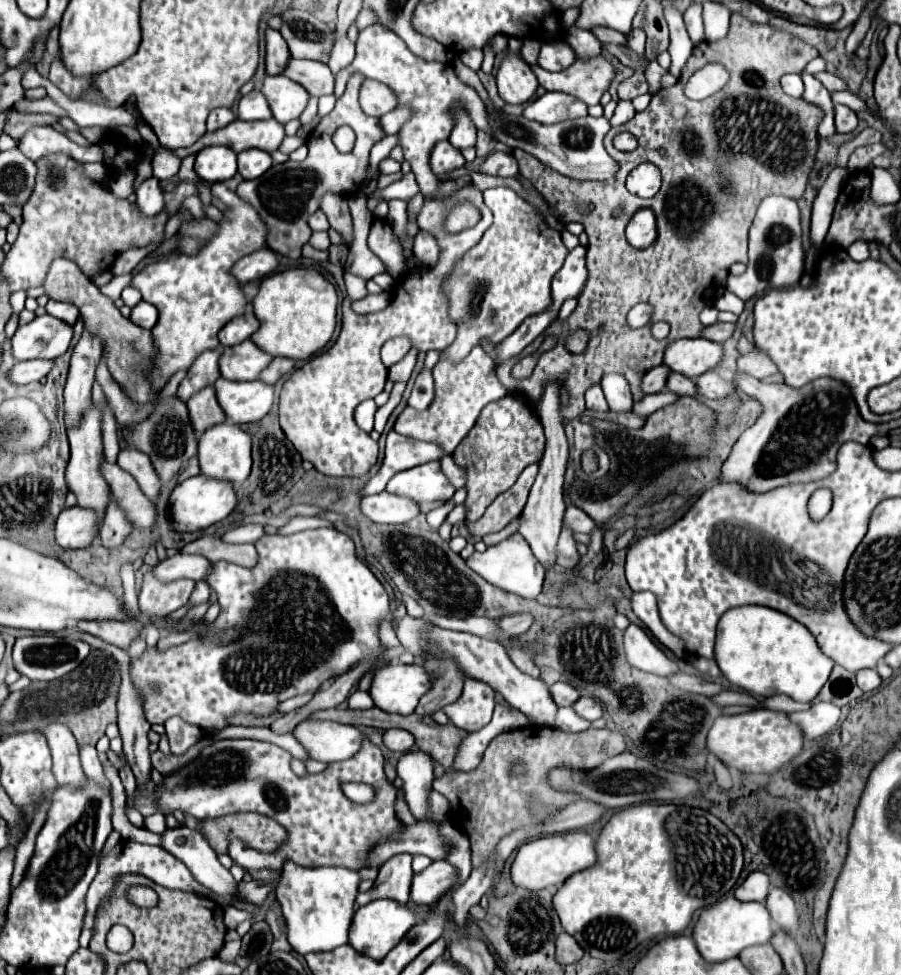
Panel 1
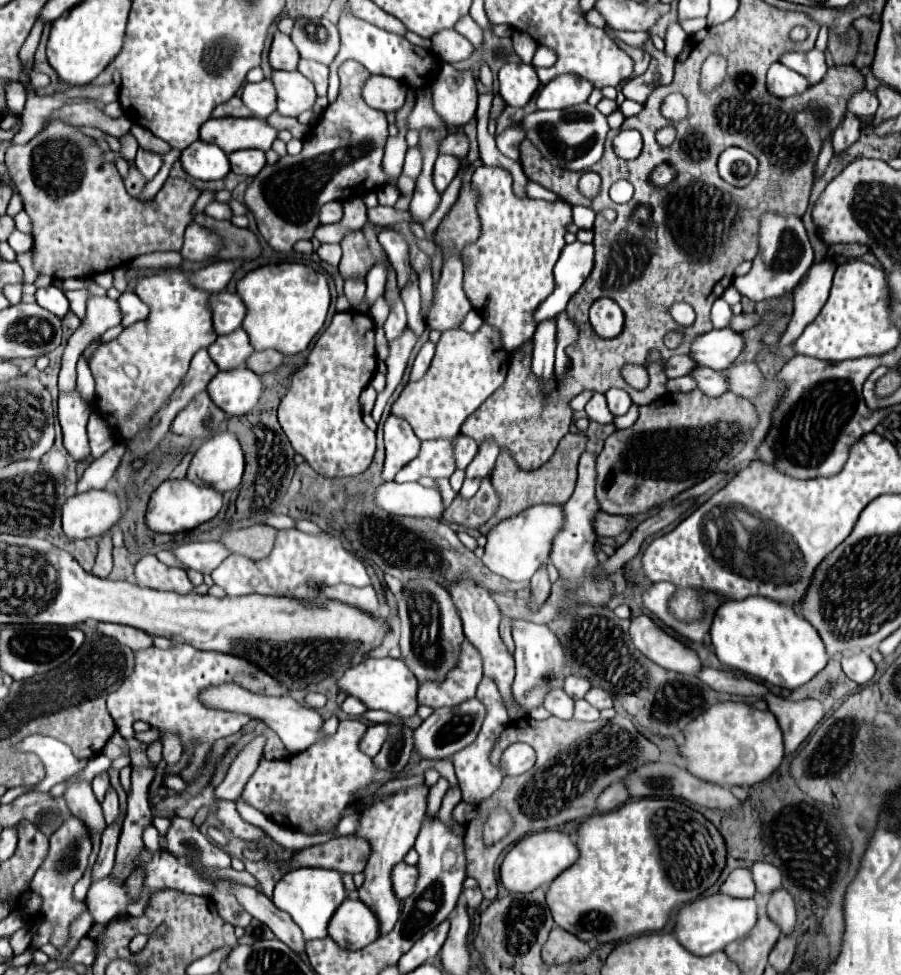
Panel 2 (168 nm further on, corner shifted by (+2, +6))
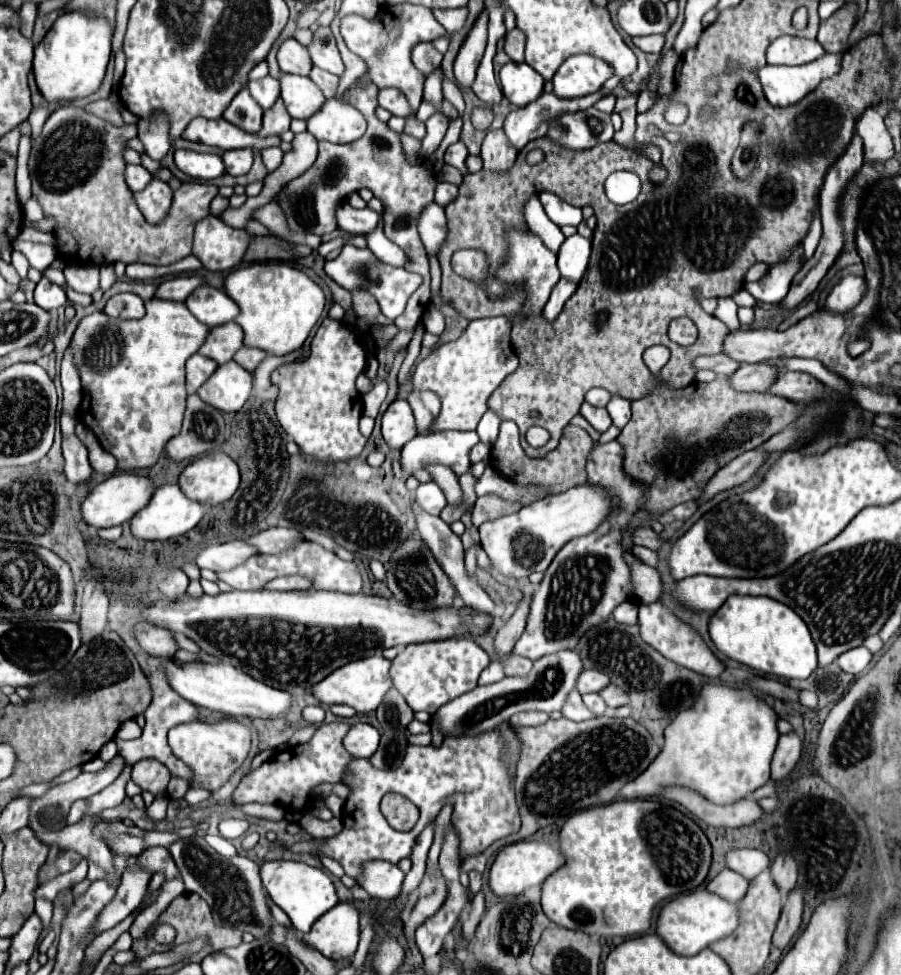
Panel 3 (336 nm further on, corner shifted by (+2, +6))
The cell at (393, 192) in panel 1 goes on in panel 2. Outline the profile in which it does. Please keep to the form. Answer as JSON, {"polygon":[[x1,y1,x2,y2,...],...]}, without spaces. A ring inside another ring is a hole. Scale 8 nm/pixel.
{"polygon":[[409,148,407,156,405,156,405,166,403,166,403,174,409,178,417,178,421,172,421,152,417,152,417,148]]}

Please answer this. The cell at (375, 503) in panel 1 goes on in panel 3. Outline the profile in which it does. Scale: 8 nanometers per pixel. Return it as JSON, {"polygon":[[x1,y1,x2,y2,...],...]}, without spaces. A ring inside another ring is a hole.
{"polygon":[[435,482,419,484,413,496,421,504,421,508,425,508,429,514,435,514,435,516,439,516,439,512,447,505,445,495,441,492,441,488,437,488]]}

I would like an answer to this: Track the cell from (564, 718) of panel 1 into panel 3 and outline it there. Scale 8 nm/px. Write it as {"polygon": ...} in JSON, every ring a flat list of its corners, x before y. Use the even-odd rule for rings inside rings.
{"polygon":[[591,692,591,694,583,694,583,702,585,702,595,714,605,714,605,710,607,710,605,700,603,700,599,694,595,694,595,692]]}

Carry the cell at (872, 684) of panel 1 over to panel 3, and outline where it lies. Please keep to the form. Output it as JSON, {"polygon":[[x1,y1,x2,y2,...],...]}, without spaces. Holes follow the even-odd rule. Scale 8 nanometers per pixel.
{"polygon":[[859,646,859,648,853,648,853,650,843,652,843,654,837,658,837,662,839,662,839,666,841,666,845,672,857,676,857,674,865,672,865,668,869,666,869,662,871,662,871,652,869,652,865,646]]}

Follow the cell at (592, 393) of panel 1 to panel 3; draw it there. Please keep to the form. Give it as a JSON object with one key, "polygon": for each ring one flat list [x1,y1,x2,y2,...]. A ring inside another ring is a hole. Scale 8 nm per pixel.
{"polygon":[[583,402,579,414,597,430,597,432,605,432,609,426,611,426,611,418,607,414,605,408,593,408,591,404]]}

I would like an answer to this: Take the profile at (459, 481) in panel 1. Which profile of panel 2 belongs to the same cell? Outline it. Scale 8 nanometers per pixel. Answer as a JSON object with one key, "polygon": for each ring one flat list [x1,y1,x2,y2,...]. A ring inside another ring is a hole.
{"polygon":[[459,436,455,442,453,442,453,458,455,458,455,464,459,470,465,470,469,466,469,462,475,458,477,454,477,444,471,440,471,438,465,438,465,436]]}

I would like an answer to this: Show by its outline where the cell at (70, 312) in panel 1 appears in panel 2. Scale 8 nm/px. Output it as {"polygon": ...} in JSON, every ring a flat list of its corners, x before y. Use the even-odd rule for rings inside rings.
{"polygon":[[51,284,49,288,37,290,35,298,37,298,37,304,39,304,41,308,49,310,51,314,55,314,55,316,59,316,59,318,63,318,63,316,69,312,69,300,65,298,63,290,59,290,59,288,53,286,53,284]]}

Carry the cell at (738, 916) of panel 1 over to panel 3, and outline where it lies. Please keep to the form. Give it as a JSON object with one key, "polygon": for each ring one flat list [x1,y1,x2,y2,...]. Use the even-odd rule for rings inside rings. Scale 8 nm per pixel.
{"polygon":[[695,890,673,898,661,908,657,918,657,936,679,956,695,956,715,940,731,936,735,928,737,904,729,904,727,900,721,900,721,896,707,890]]}

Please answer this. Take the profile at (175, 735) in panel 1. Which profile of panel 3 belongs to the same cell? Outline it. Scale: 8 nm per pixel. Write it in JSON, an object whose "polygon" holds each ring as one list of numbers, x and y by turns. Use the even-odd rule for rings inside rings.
{"polygon":[[159,796,149,808,147,808,147,818,153,822,163,822,165,820,165,810,167,810,167,800,169,796]]}

